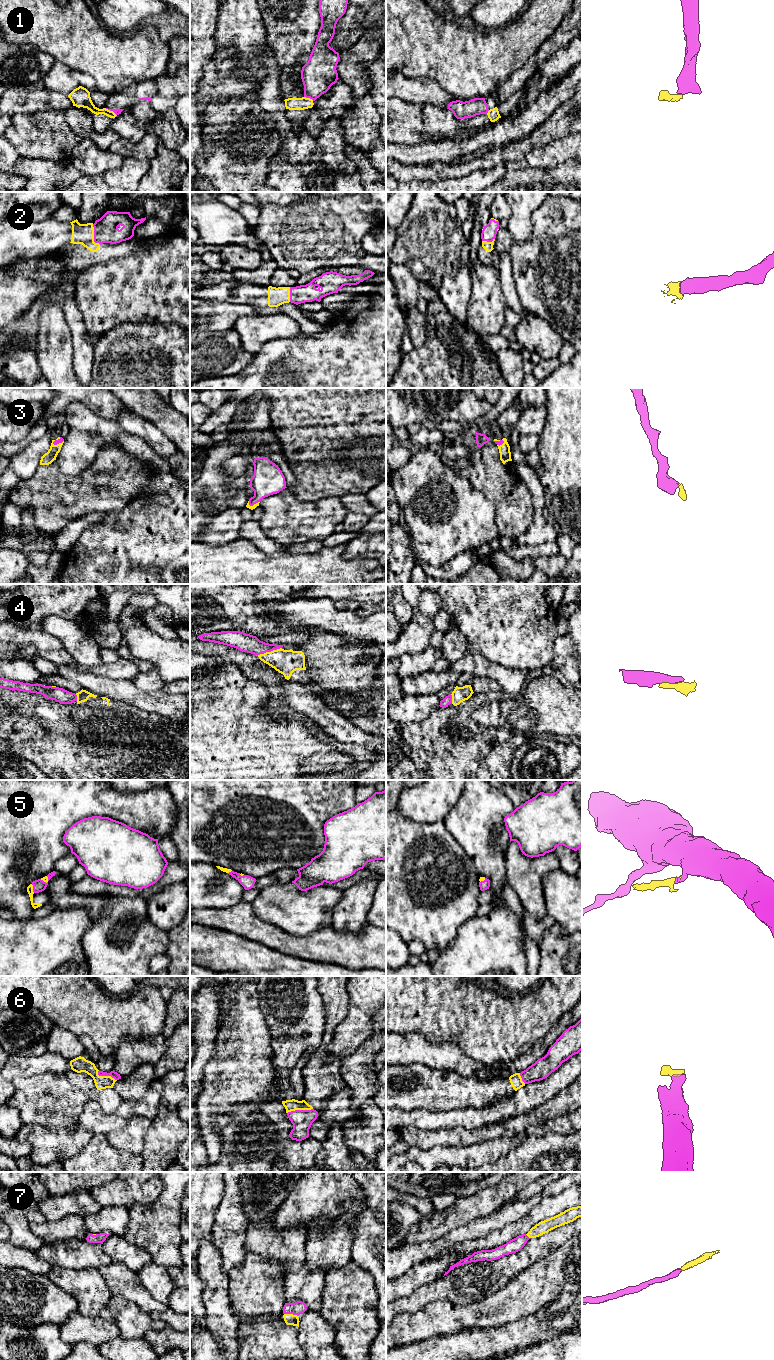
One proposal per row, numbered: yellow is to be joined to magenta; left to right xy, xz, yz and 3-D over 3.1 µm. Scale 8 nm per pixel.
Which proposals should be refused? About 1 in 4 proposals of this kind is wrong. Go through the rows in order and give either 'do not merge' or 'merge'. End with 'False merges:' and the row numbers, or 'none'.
1: do not merge
2: merge
3: merge
4: merge
5: merge
6: merge
7: merge
False merges: 1

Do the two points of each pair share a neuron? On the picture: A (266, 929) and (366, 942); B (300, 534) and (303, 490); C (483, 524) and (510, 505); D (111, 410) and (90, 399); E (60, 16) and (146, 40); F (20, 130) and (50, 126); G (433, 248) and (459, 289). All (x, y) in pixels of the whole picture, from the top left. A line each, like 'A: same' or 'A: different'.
A: same
B: different
C: different
D: same
E: same
F: same
G: same

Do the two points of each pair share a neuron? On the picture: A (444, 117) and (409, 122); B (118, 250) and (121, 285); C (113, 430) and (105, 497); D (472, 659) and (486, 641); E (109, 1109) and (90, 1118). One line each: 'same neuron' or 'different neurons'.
A: same neuron
B: different neurons
C: different neurons
D: different neurons
E: different neurons

